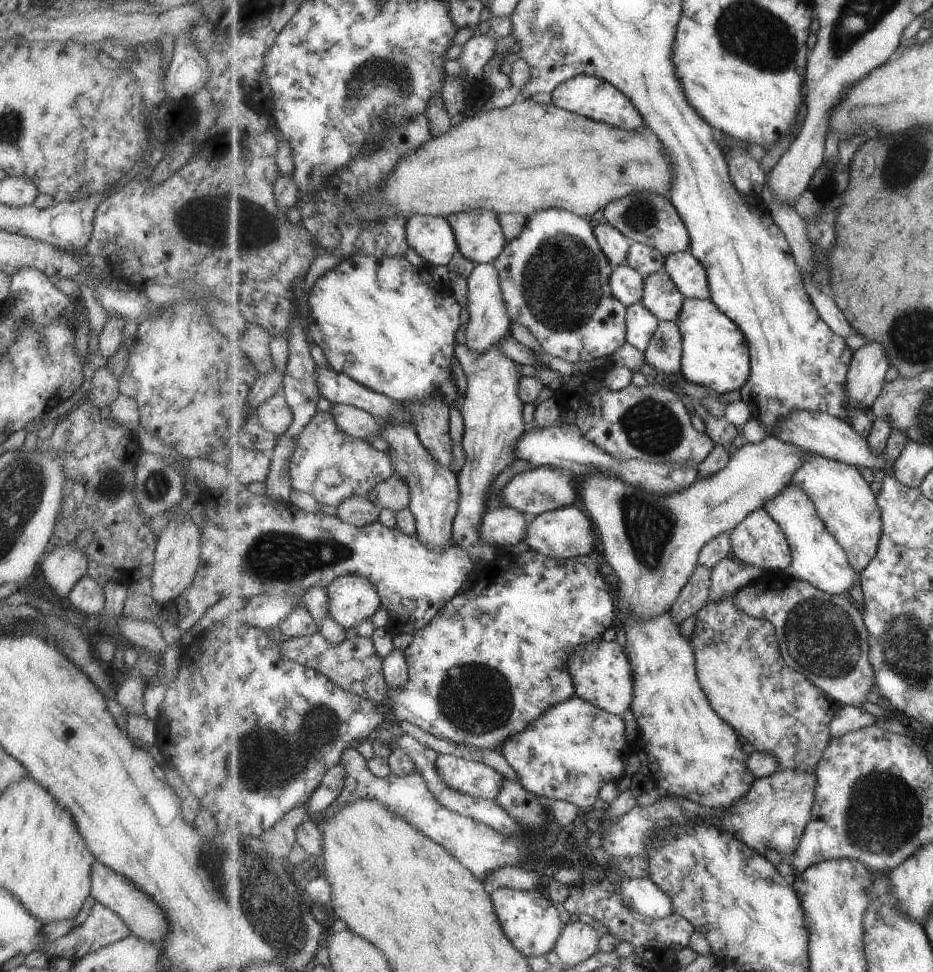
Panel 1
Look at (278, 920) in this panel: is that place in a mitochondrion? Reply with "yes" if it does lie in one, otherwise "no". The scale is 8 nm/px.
yes

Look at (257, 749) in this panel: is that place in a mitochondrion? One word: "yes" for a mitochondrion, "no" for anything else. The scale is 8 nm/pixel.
yes

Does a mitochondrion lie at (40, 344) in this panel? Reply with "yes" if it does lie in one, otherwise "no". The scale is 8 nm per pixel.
yes

